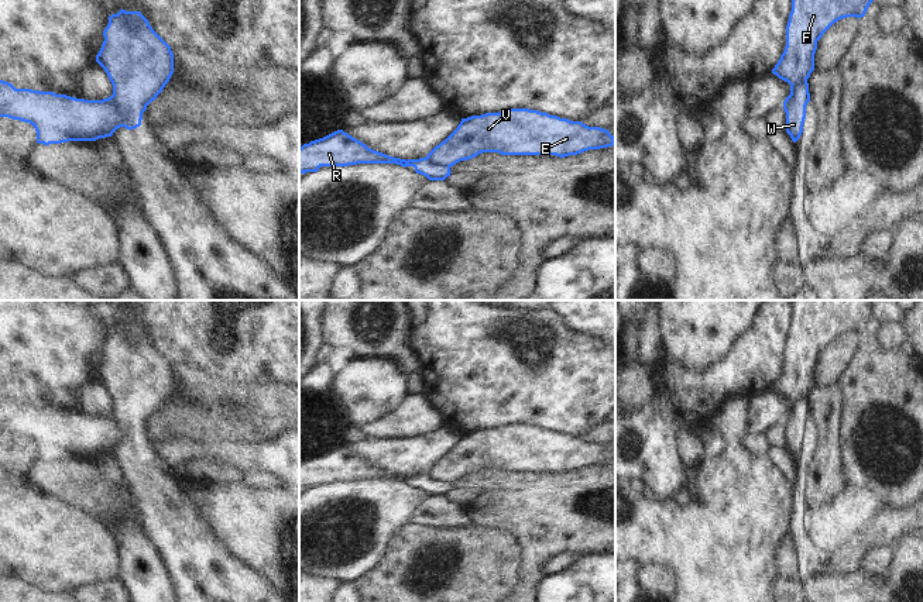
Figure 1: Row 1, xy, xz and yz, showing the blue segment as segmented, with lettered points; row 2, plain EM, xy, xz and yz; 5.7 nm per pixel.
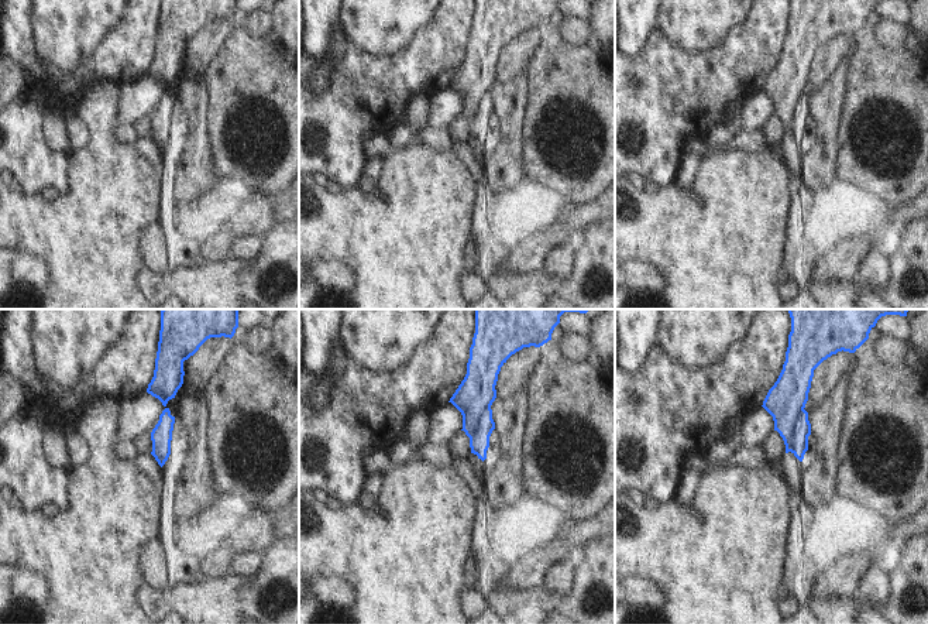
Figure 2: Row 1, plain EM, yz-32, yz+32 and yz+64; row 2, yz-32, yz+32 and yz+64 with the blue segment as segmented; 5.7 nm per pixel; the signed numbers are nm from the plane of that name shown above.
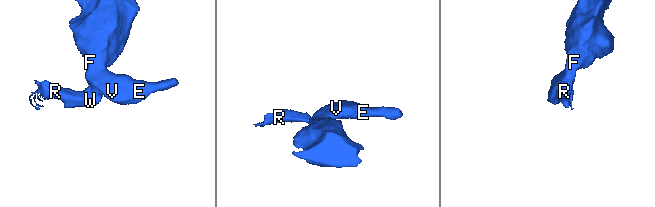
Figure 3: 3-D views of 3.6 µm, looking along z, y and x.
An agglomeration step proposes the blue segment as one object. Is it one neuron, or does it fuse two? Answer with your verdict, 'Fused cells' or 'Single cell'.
Fused cells.

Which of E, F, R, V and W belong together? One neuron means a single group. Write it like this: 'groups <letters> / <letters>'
groups E F V / R W

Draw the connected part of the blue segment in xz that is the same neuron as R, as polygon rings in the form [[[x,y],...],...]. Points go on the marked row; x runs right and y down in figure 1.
[[[337,130],[323,138],[303,144],[299,148],[299,172],[318,172],[320,166],[349,166],[357,164],[397,164],[414,166],[416,173],[429,180],[445,180],[450,176],[450,166],[419,159],[401,159],[368,148],[343,130]]]

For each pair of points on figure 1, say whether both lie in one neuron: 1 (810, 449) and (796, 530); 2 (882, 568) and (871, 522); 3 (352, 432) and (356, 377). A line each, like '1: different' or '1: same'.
1: same
2: different
3: same

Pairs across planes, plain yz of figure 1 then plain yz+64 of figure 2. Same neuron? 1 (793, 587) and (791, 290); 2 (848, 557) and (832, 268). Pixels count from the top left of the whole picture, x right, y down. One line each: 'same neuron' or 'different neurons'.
1: same neuron
2: same neuron

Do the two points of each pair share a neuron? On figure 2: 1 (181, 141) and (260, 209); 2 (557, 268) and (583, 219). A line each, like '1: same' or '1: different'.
1: different
2: different

